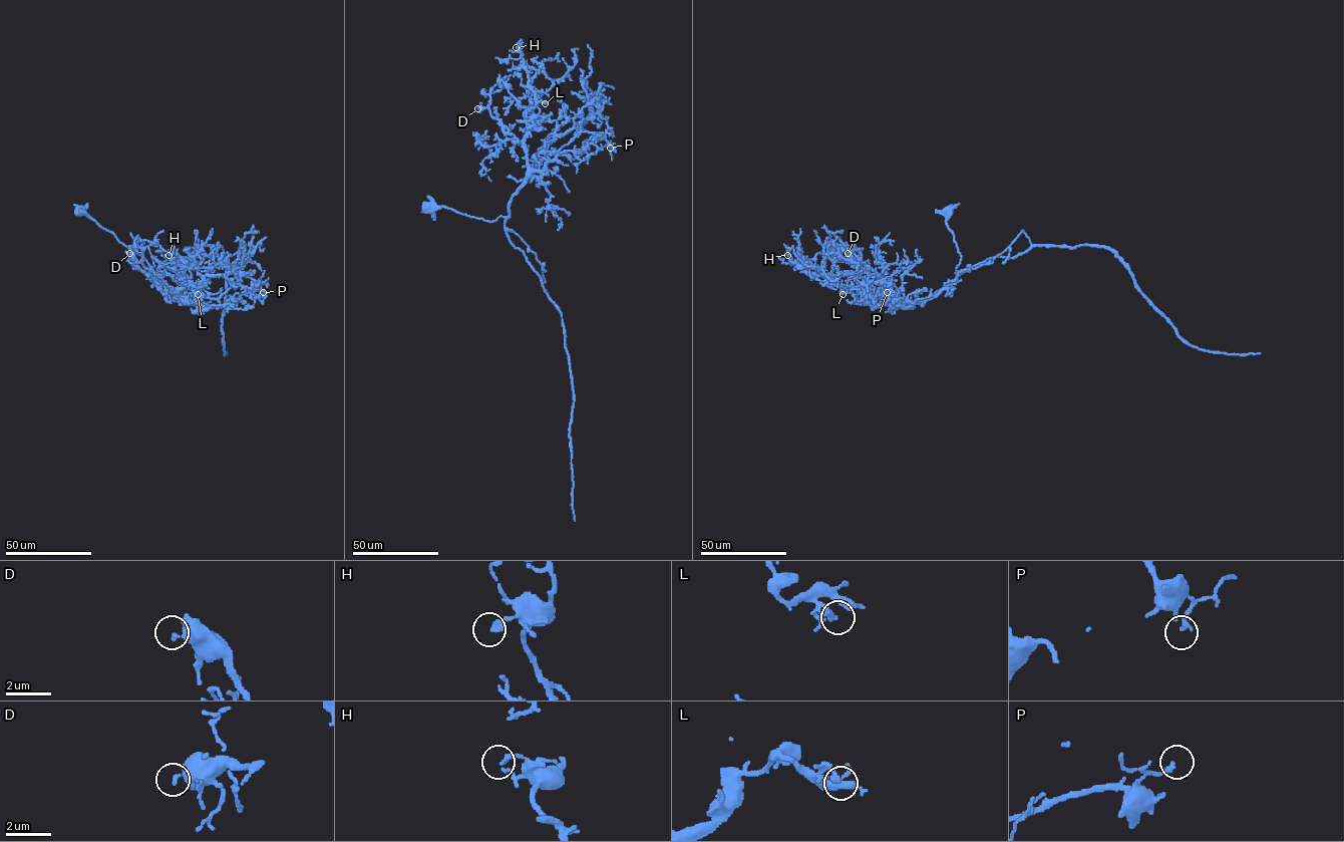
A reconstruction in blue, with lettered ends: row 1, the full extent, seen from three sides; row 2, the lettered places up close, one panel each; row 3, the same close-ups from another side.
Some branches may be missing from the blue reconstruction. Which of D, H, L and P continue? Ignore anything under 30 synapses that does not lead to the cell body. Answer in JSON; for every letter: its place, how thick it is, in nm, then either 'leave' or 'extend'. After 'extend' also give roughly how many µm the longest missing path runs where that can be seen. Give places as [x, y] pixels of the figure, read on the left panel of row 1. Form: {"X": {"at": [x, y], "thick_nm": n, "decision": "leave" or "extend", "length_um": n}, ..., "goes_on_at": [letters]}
{"D": {"at": [129, 253], "thick_nm": 360, "decision": "leave"}, "H": {"at": [169, 255], "thick_nm": 180, "decision": "leave"}, "L": {"at": [198, 294], "thick_nm": 150, "decision": "leave"}, "P": {"at": [263, 292], "thick_nm": 170, "decision": "leave"}, "goes_on_at": []}

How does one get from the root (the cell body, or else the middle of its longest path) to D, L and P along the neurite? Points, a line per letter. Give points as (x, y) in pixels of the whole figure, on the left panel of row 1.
D: (80, 211), (140, 255), (161, 281), (163, 292), (180, 301), (173, 295), (163, 294), (150, 273), (129, 253)
L: (80, 211), (140, 255), (161, 281), (161, 288), (170, 298), (180, 301), (177, 289), (187, 287), (198, 294)
P: (80, 211), (140, 255), (175, 301), (229, 307), (242, 294), (263, 292)

